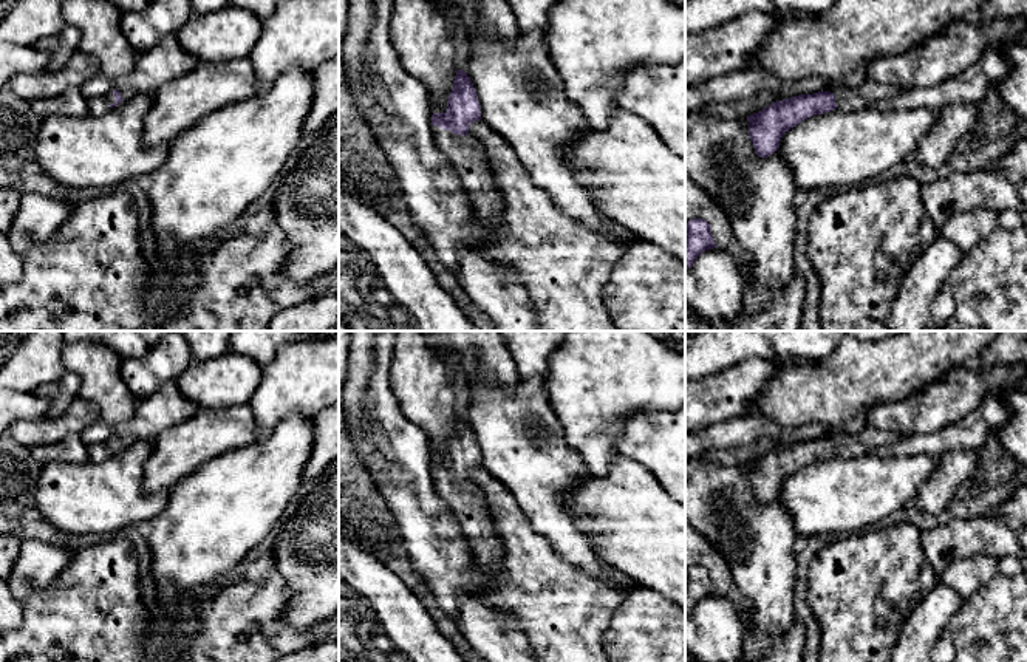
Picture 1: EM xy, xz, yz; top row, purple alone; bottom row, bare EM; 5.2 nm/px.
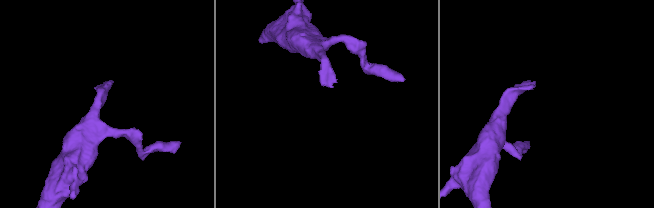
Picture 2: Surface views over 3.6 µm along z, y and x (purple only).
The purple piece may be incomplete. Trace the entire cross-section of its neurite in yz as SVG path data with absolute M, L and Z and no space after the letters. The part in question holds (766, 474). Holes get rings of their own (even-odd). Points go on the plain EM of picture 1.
M866 425L855 435L838 438L818 438L814 441L798 441L790 445L772 449L764 456L747 462L749 483L753 489L755 500L767 504L780 493L786 478L797 473L801 467L841 455L844 458L875 453L879 447L894 444L909 435L900 435L877 427Z

